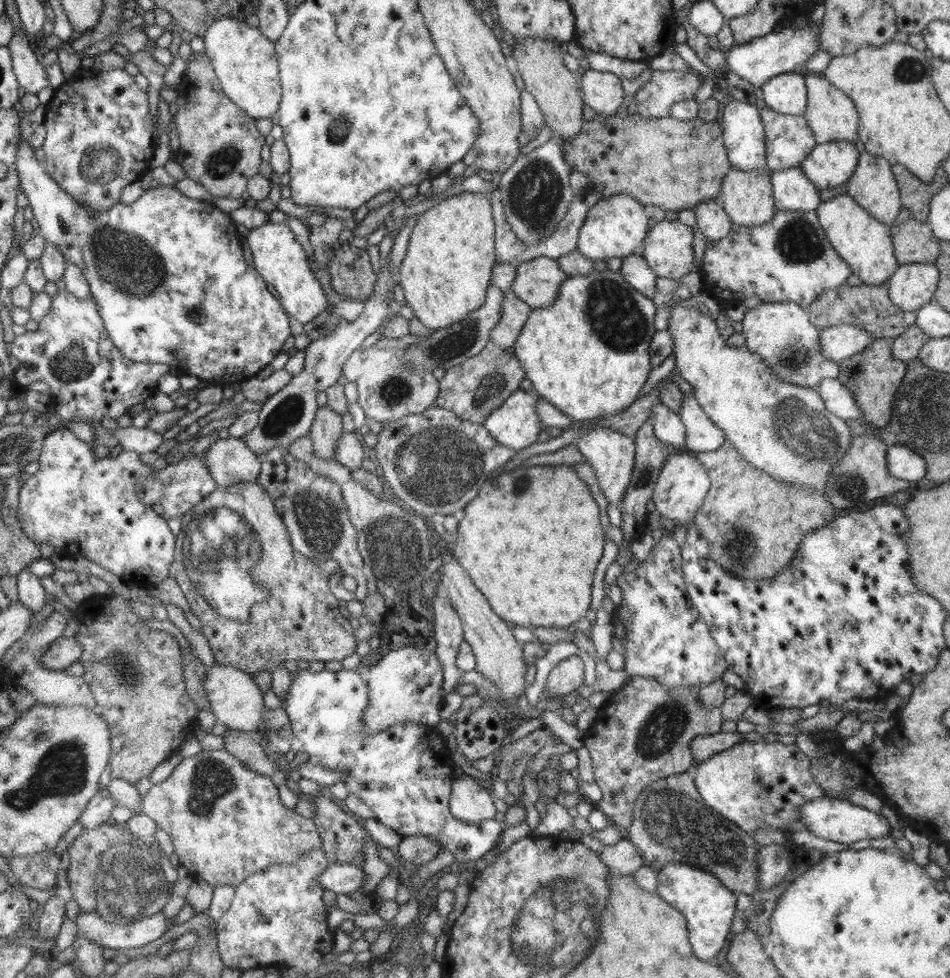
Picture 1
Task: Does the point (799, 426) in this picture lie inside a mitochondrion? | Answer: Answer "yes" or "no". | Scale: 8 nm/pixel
yes

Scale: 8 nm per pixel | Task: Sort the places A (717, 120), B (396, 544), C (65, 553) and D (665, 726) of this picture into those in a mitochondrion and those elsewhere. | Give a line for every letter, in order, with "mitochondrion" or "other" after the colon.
A: other
B: mitochondrion
C: other
D: mitochondrion

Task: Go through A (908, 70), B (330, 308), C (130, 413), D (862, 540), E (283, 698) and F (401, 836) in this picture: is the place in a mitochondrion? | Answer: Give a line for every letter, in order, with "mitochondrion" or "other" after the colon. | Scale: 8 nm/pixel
A: mitochondrion
B: other
C: other
D: other
E: other
F: other

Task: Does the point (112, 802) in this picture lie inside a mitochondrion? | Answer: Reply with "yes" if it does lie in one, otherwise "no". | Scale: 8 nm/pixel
no

